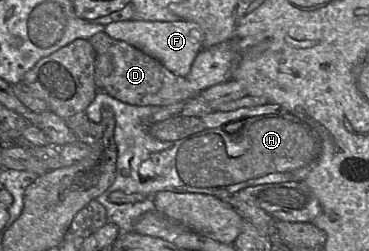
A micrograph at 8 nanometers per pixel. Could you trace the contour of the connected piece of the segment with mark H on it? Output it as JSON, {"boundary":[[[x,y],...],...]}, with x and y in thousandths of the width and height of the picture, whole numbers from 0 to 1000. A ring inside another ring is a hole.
{"boundary":[[[266,359],[255,398],[230,442],[241,478],[271,490],[274,434],[287,418],[298,422],[312,454],[309,546],[320,594],[317,677],[306,733],[260,793],[285,825],[293,888],[314,892],[325,928],[363,924],[363,892],[377,865],[393,849],[423,841],[412,785],[436,761],[556,769],[583,781],[588,765],[615,761],[631,773],[667,745],[724,729],[813,725],[848,677],[870,618],[870,566],[854,522],[829,482],[783,442],[667,462],[621,486],[602,506],[561,510],[485,558],[434,562],[401,526],[409,502],[409,466],[434,430],[431,422],[355,418]],[[398,637],[417,653],[420,705],[385,705],[379,693],[379,665]],[[320,757],[344,777],[385,769],[398,789],[390,801],[366,809],[304,809],[298,777]]]}

